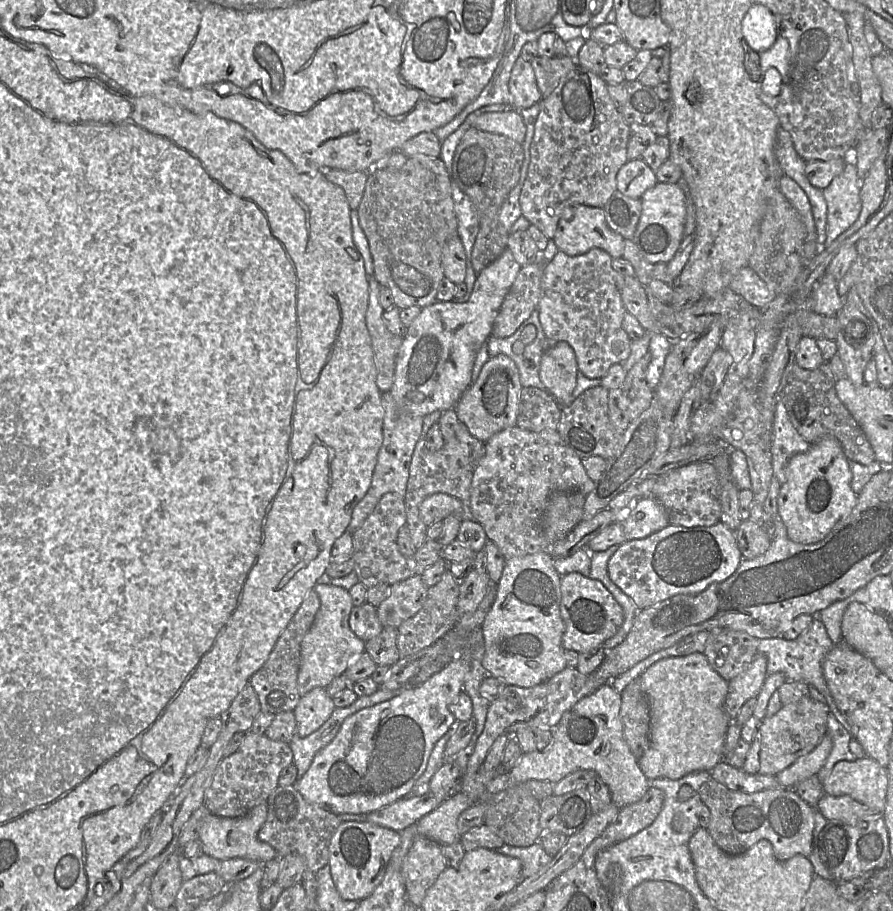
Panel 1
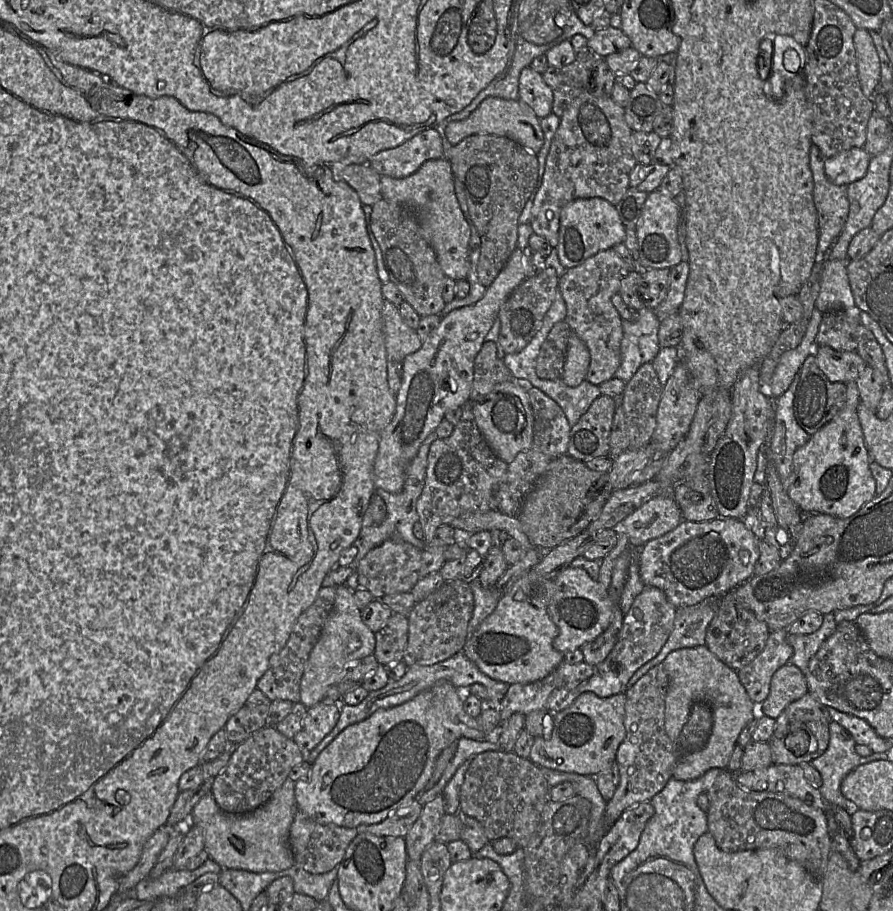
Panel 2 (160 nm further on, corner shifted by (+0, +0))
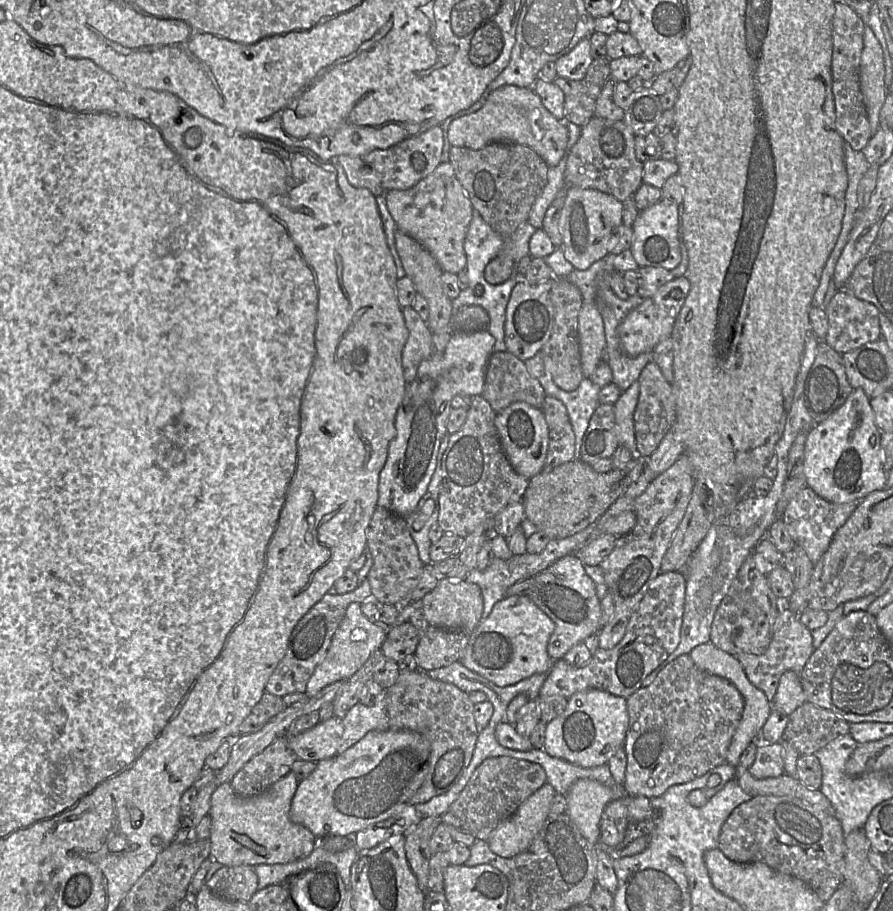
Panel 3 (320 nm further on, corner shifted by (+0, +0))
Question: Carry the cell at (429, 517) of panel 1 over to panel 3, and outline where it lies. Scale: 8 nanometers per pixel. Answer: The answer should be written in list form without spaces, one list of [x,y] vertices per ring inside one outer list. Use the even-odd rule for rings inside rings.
[[[526,595],[506,596],[470,634],[459,661],[499,687],[514,685],[534,674],[548,673],[554,660],[547,654],[554,622]]]

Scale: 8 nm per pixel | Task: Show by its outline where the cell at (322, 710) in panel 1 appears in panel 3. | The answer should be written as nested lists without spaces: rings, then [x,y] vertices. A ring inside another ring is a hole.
[[[333,716],[297,736],[288,737],[289,746],[298,760],[317,763],[338,754],[343,731],[343,720]]]

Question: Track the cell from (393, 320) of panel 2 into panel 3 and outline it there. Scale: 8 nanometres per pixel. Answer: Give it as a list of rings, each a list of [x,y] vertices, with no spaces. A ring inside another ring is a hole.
[[[413,308],[401,309],[408,330],[408,338],[402,351],[403,377],[408,385],[415,380],[421,362],[432,355],[432,333]]]

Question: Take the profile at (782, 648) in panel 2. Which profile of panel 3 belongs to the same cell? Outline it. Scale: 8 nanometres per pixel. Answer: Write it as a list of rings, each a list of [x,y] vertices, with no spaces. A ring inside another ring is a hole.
[[[777,599],[778,617],[770,644],[762,654],[740,653],[734,655],[742,665],[749,681],[760,689],[772,702],[776,695],[781,675],[786,671],[801,673],[808,659],[814,652],[812,632],[799,619],[799,616],[785,608],[786,599]]]

